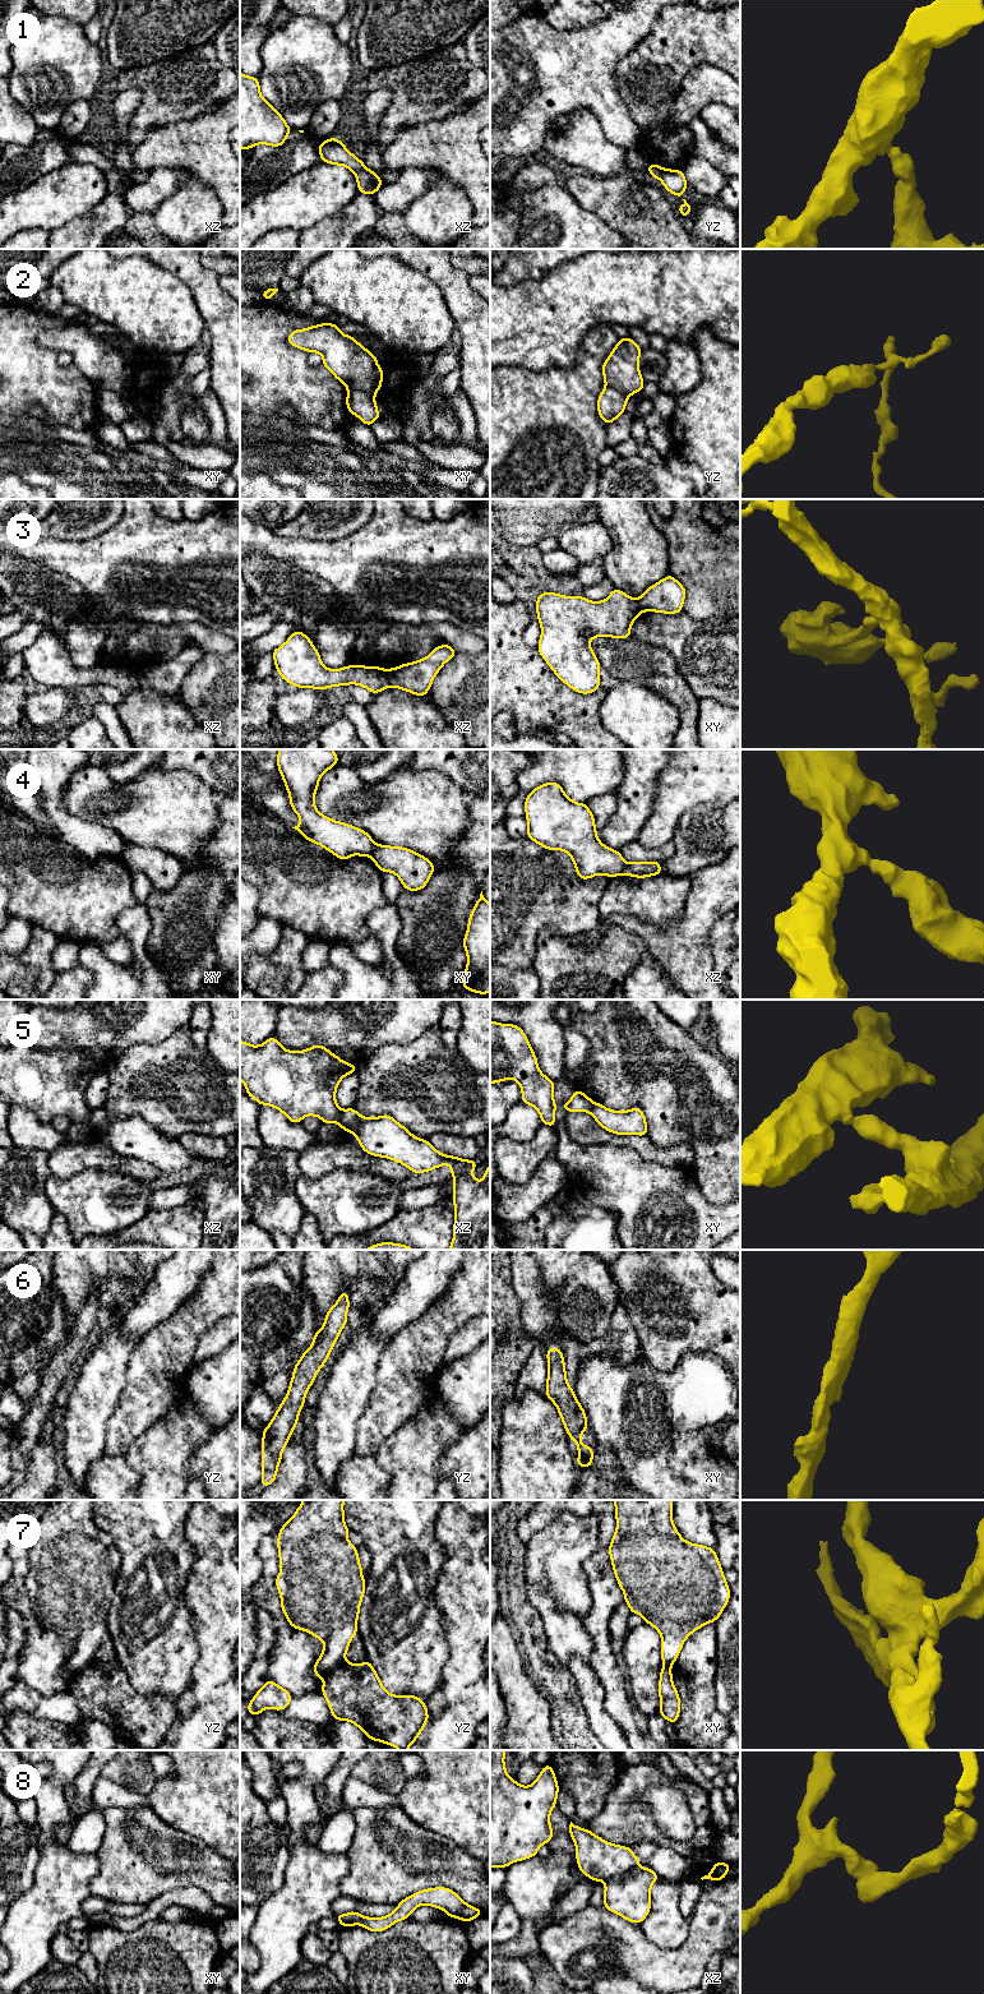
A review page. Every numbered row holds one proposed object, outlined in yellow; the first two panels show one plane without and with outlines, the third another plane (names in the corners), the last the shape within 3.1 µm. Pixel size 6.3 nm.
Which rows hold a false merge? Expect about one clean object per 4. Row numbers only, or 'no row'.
1, 2, 3, 4, 5, 7, 8

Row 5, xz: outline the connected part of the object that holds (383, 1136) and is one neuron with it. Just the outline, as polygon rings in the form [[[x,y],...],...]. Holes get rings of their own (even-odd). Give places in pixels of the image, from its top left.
[[[352,1107],[341,1112],[338,1125],[356,1136],[365,1153],[398,1162],[412,1173],[449,1164],[454,1180],[454,1226],[448,1250],[490,1250],[490,1166],[484,1180],[477,1181],[472,1174],[477,1160],[442,1154],[389,1114],[362,1117]]]

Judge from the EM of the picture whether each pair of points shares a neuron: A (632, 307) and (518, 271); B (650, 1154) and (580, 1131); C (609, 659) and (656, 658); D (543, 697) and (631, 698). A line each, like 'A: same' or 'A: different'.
A: different
B: same
C: same
D: different

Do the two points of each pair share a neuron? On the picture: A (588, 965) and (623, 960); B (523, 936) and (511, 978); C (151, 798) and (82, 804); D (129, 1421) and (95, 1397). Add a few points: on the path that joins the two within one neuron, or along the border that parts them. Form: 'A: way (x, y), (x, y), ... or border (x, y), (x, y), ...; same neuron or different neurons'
A: way (597, 965), (608, 965), (614, 960); same neuron
B: border (531, 965), (526, 968), (503, 968); different neurons
C: way (134, 803), (98, 803); same neuron
D: border (125, 1383), (118, 1406), (107, 1422), (105, 1439); different neurons

